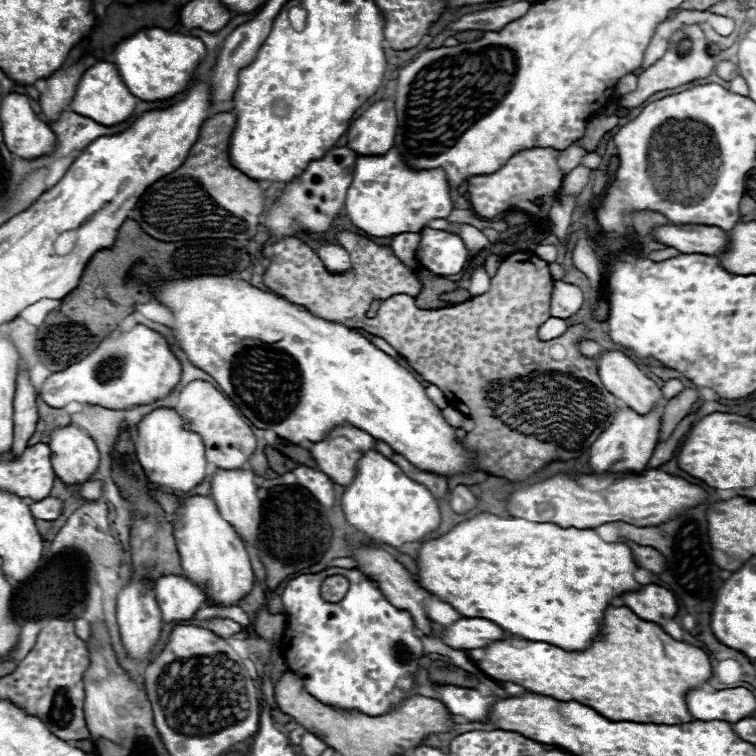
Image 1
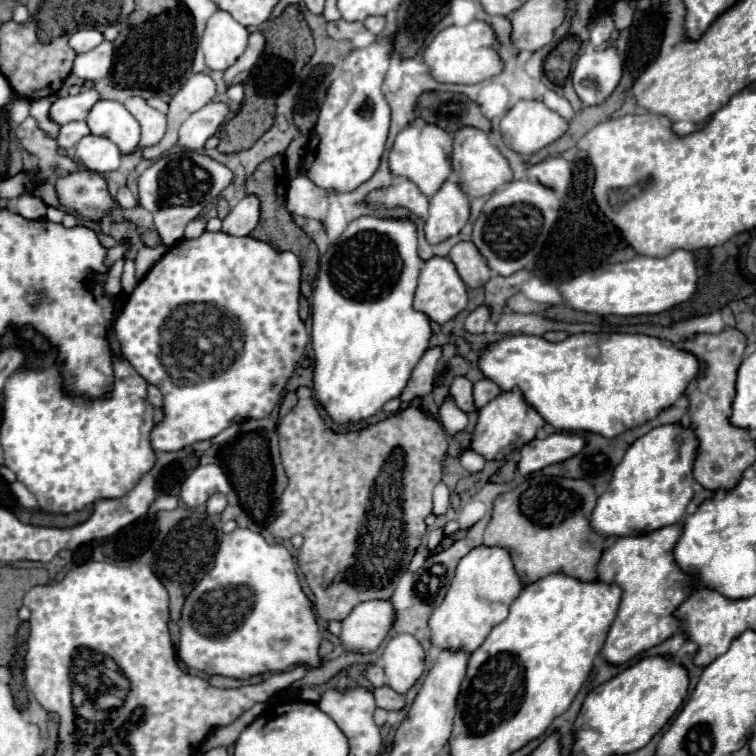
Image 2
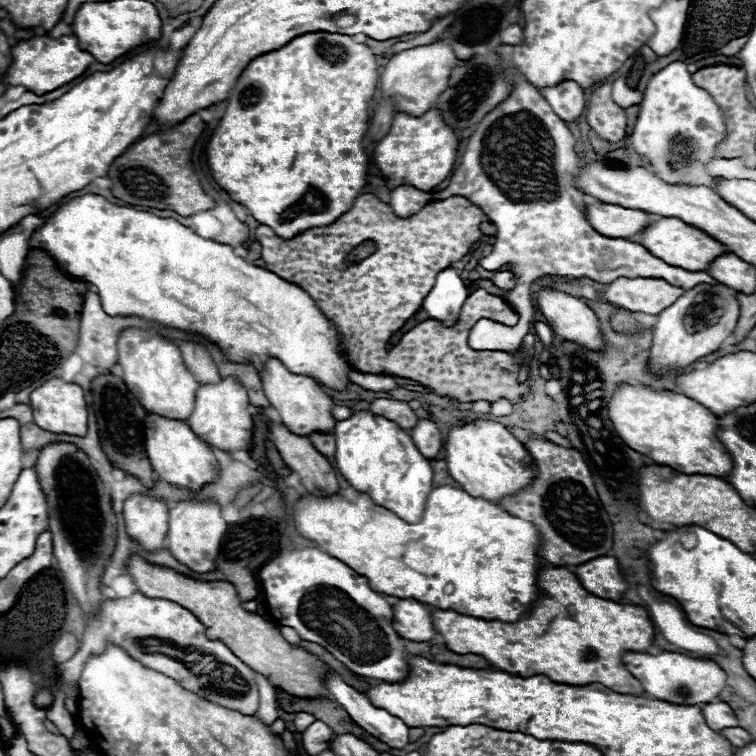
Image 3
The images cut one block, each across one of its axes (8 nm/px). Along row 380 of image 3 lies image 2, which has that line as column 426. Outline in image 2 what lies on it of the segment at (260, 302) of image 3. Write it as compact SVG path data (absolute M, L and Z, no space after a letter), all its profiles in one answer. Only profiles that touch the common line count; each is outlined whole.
M360 216L344 230L320 258L316 288L312 292L312 350L314 400L336 424L356 424L374 416L382 406L398 398L410 374L428 348L430 320L412 308L422 260L416 246L416 226L410 220L386 220Z

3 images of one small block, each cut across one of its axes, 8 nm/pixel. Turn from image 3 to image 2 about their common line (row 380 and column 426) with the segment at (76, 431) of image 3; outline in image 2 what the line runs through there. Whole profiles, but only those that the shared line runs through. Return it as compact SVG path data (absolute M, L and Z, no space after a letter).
M470 22L466 26L448 26L422 52L430 76L442 84L478 84L502 72L502 62L496 54L496 36L486 22Z

